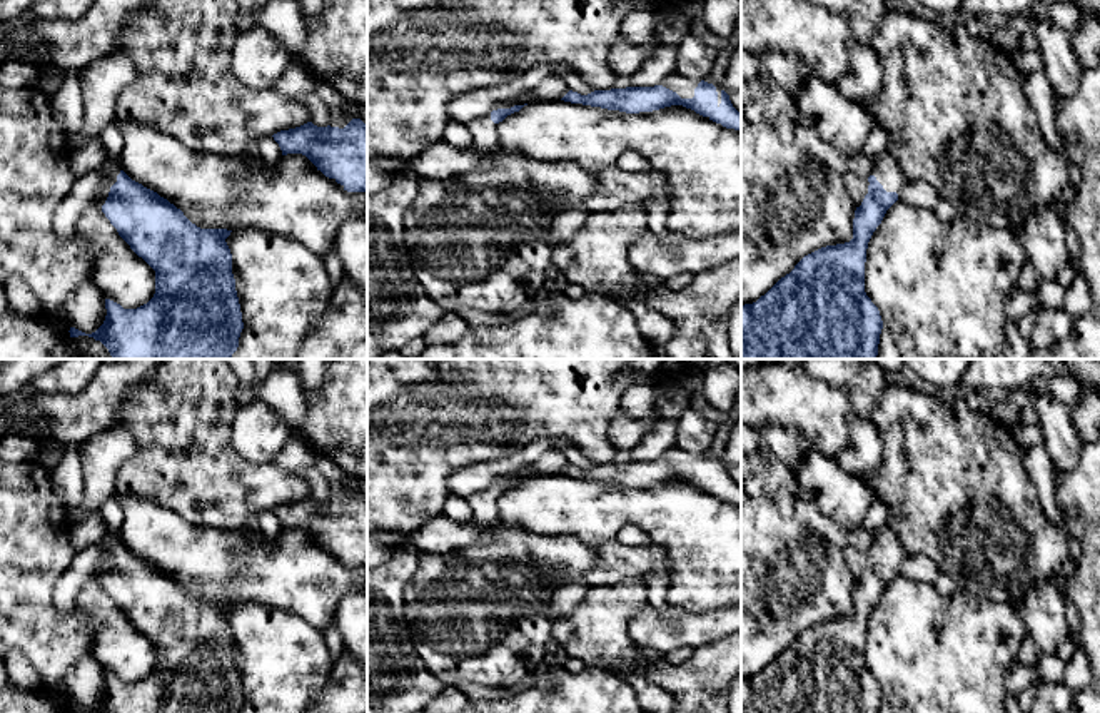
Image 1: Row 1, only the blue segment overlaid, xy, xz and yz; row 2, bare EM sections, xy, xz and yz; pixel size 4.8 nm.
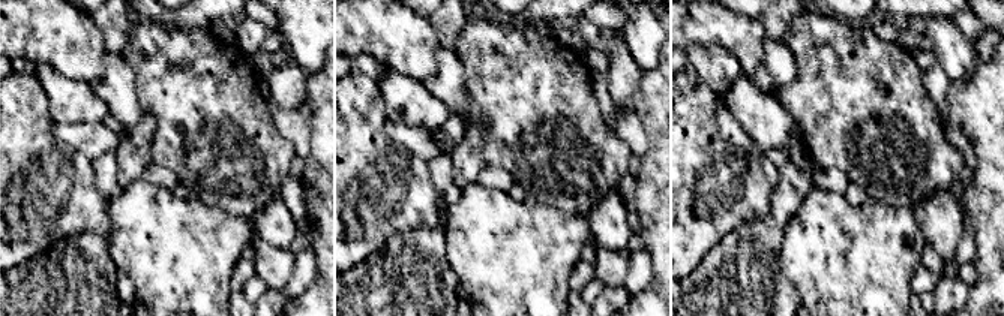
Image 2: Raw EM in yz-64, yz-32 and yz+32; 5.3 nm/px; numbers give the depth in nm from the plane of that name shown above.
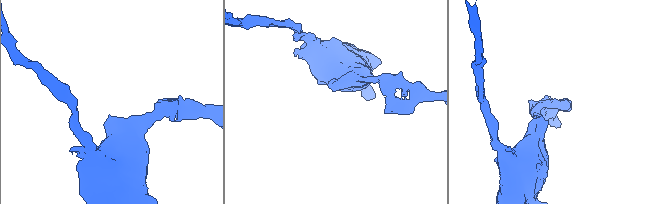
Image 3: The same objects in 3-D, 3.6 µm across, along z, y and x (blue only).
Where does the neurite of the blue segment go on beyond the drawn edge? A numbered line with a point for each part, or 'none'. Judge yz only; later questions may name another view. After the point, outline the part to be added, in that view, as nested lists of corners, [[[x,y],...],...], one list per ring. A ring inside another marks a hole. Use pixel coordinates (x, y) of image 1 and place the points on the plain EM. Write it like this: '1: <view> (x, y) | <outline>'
1: yz (887, 543) | [[[890,514],[885,526],[876,533],[871,543],[871,549],[876,551],[876,554],[883,559],[886,566],[898,568],[906,556],[906,551],[898,536],[898,519],[893,514]]]

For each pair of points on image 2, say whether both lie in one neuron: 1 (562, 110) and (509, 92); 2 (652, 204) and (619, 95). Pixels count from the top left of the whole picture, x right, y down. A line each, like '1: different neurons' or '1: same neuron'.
1: same neuron
2: different neurons

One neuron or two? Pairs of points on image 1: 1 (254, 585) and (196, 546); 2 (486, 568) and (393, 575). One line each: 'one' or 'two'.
1: one
2: two

